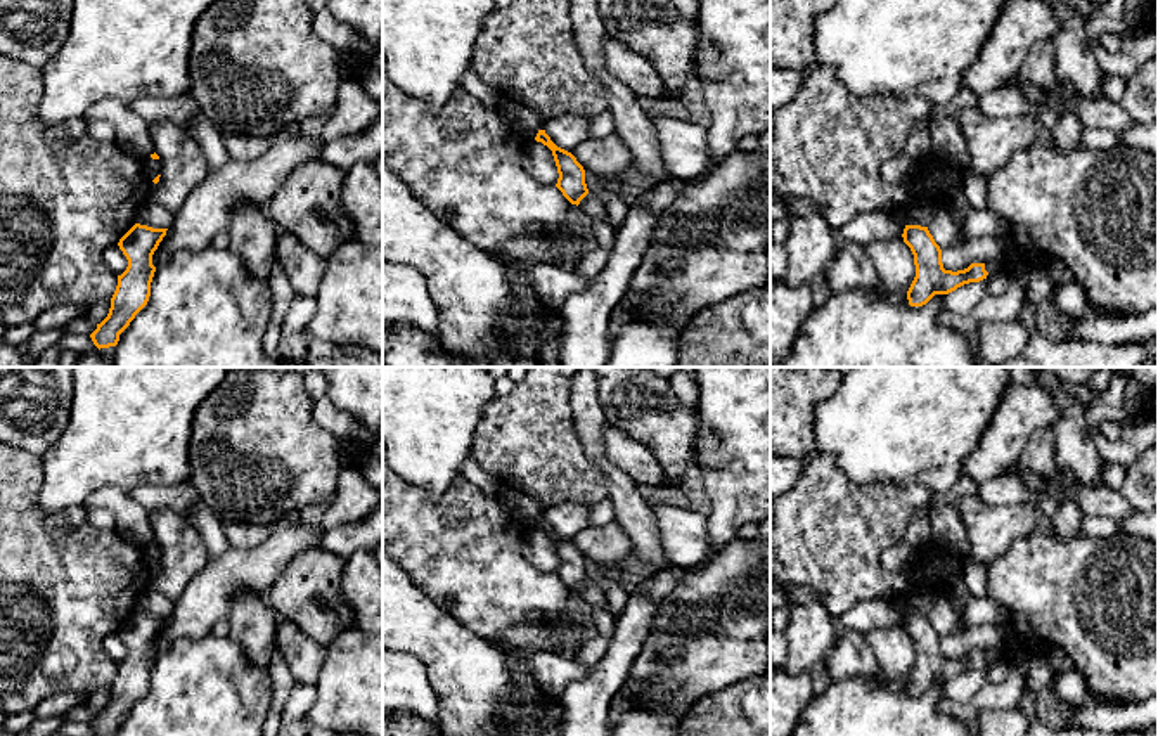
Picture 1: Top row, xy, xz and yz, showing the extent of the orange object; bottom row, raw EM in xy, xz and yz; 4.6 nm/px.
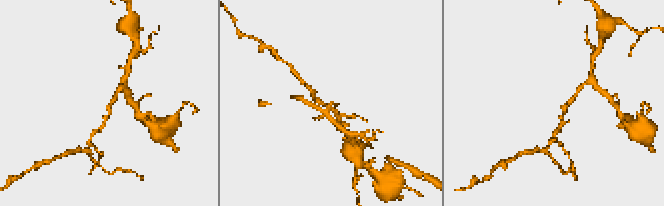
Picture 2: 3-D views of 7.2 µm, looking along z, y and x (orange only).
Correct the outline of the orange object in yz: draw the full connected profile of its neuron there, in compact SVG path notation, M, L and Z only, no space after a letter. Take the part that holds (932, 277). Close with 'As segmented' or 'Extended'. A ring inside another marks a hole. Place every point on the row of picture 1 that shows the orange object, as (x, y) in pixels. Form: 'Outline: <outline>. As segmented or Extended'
Outline: M905 225L904 242L914 255L916 277L907 291L910 307L926 305L935 294L949 294L957 287L987 279L985 263L971 263L964 270L945 270L942 249L935 242L928 227Z. As segmented

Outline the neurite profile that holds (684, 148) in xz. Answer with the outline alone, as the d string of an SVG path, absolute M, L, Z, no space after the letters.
M653 116L651 125L672 177L691 180L710 168L708 132L694 121Z

